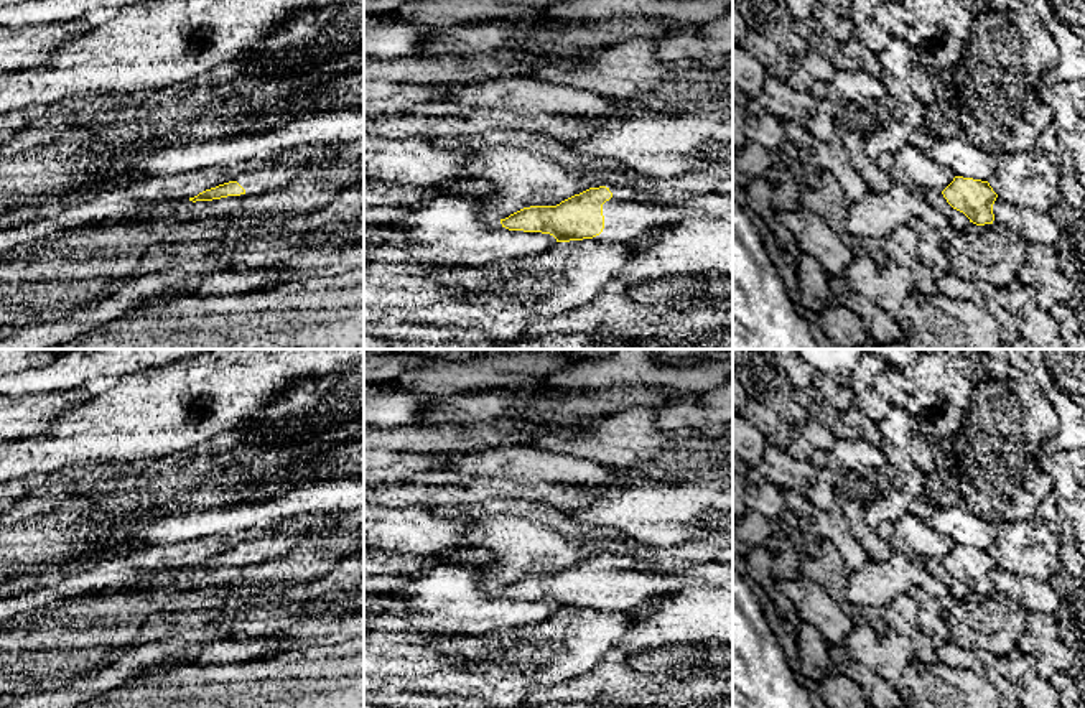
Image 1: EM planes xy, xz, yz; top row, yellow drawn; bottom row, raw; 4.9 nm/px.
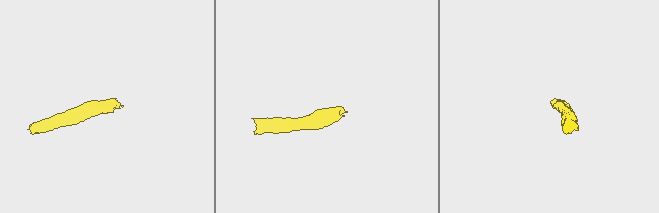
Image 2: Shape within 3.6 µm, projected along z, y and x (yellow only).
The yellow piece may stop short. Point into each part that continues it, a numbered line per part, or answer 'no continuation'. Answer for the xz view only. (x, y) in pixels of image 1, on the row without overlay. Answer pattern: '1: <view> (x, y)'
1: xz (631, 585)

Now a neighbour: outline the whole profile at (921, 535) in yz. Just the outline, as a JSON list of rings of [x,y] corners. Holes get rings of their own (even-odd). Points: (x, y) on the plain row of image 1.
[[[910,512],[894,522],[894,532],[924,560],[943,560],[957,545],[950,537],[937,532],[930,522],[919,519]]]

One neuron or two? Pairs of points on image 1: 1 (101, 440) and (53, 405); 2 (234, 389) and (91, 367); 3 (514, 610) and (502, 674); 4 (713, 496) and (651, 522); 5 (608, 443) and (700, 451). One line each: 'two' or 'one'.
1: two
2: two
3: two
4: one
5: one

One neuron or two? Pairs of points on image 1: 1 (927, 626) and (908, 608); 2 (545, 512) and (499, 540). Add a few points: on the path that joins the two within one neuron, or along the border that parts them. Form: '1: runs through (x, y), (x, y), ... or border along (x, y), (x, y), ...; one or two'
1: border along (906, 593), (916, 603), (917, 628), (935, 649); two
2: border along (493, 516), (521, 516), (535, 524); two

